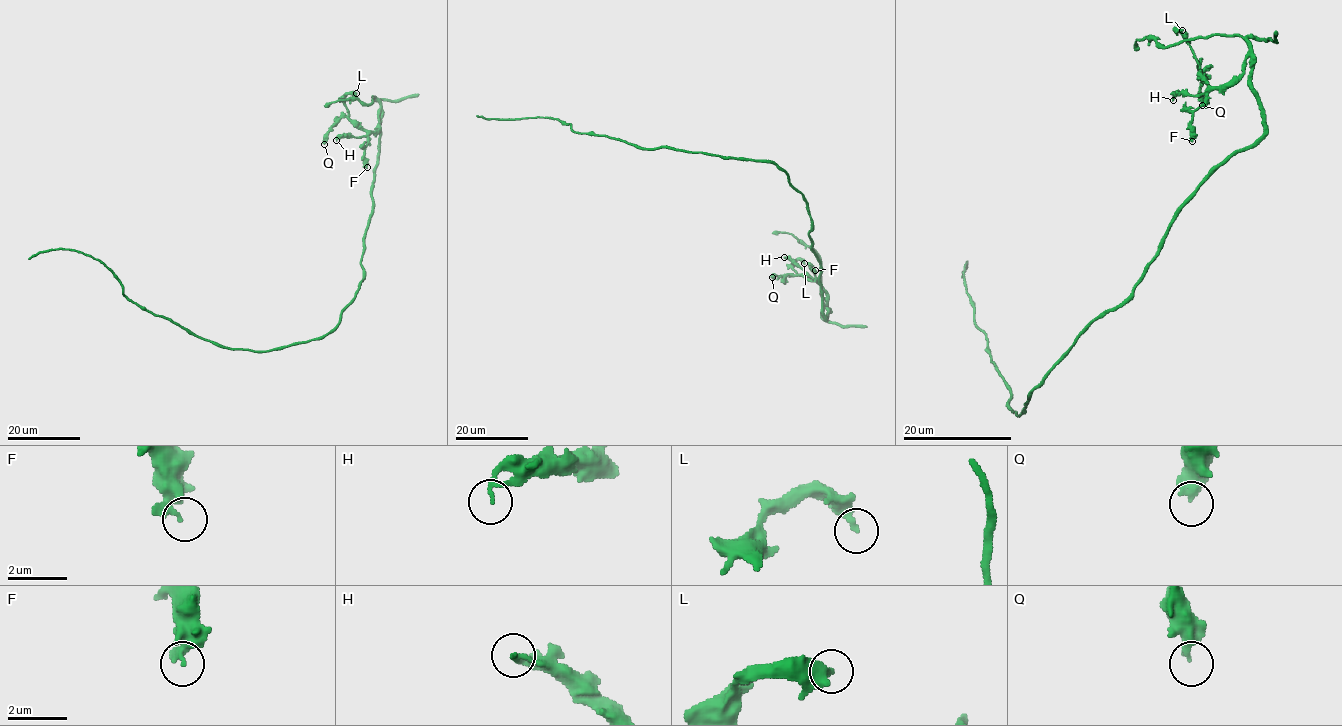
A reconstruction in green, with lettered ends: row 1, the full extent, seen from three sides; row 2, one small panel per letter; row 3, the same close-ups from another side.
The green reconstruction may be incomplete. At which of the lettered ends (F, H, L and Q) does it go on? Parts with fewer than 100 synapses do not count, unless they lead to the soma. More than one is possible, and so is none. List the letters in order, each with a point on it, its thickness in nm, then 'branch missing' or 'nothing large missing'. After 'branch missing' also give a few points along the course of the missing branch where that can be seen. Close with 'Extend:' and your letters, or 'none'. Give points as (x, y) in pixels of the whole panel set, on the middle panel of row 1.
F: place (815, 270); calibre 220 nm; nothing large missing
H: place (784, 257); calibre 120 nm; nothing large missing
L: place (804, 263); calibre 320 nm; nothing large missing
Q: place (772, 277); calibre 380 nm; nothing large missing
Extend: none

